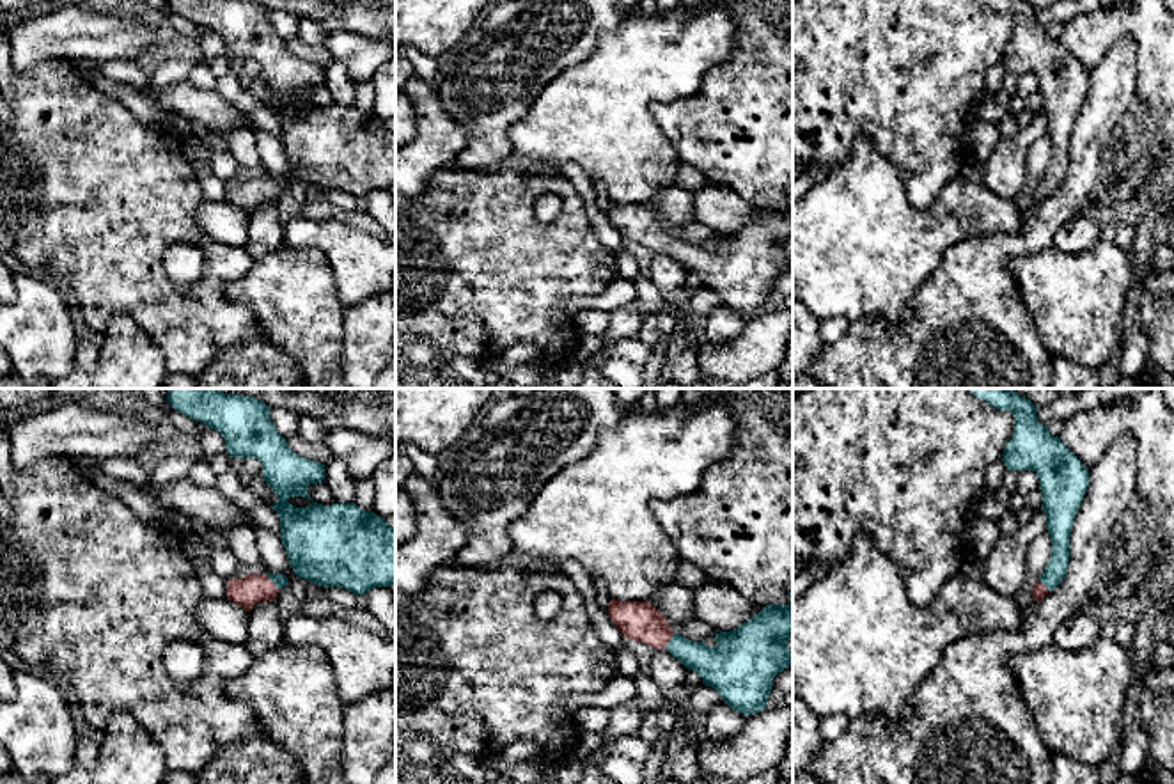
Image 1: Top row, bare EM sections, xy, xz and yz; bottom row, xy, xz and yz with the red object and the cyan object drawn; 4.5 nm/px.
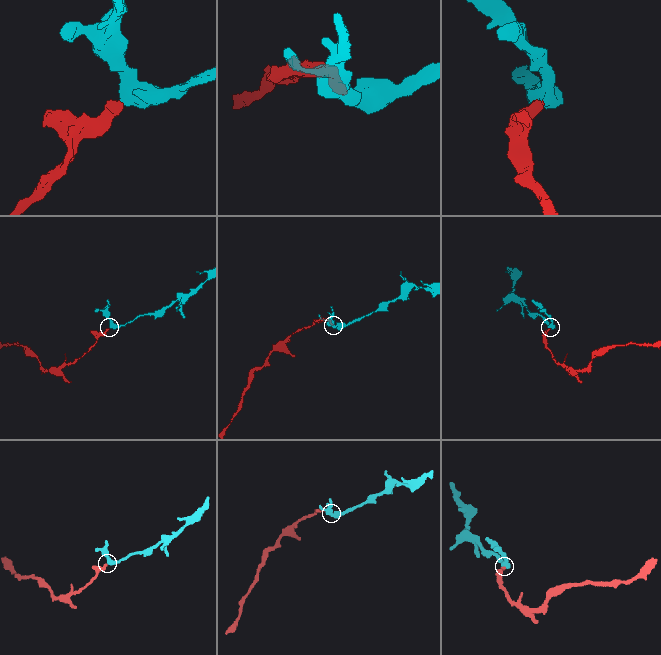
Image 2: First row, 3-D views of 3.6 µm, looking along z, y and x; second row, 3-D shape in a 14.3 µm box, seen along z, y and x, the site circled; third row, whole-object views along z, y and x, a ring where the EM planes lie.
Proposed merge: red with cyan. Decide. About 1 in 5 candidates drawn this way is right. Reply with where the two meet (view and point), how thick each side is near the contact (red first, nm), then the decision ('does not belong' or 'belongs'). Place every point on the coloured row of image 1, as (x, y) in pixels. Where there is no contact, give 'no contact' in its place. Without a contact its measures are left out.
xz (669, 639) | 180/180 nm | belongs

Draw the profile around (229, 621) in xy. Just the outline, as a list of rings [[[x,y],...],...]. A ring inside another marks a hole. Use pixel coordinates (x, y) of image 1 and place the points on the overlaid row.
[[[206,598],[195,617],[200,626],[227,642],[245,644],[248,640],[250,612],[227,598]]]

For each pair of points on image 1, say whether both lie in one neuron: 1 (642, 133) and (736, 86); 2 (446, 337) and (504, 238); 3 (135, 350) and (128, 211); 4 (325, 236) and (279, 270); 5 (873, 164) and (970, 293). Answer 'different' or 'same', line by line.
1: different
2: same
3: different
4: different
5: different

